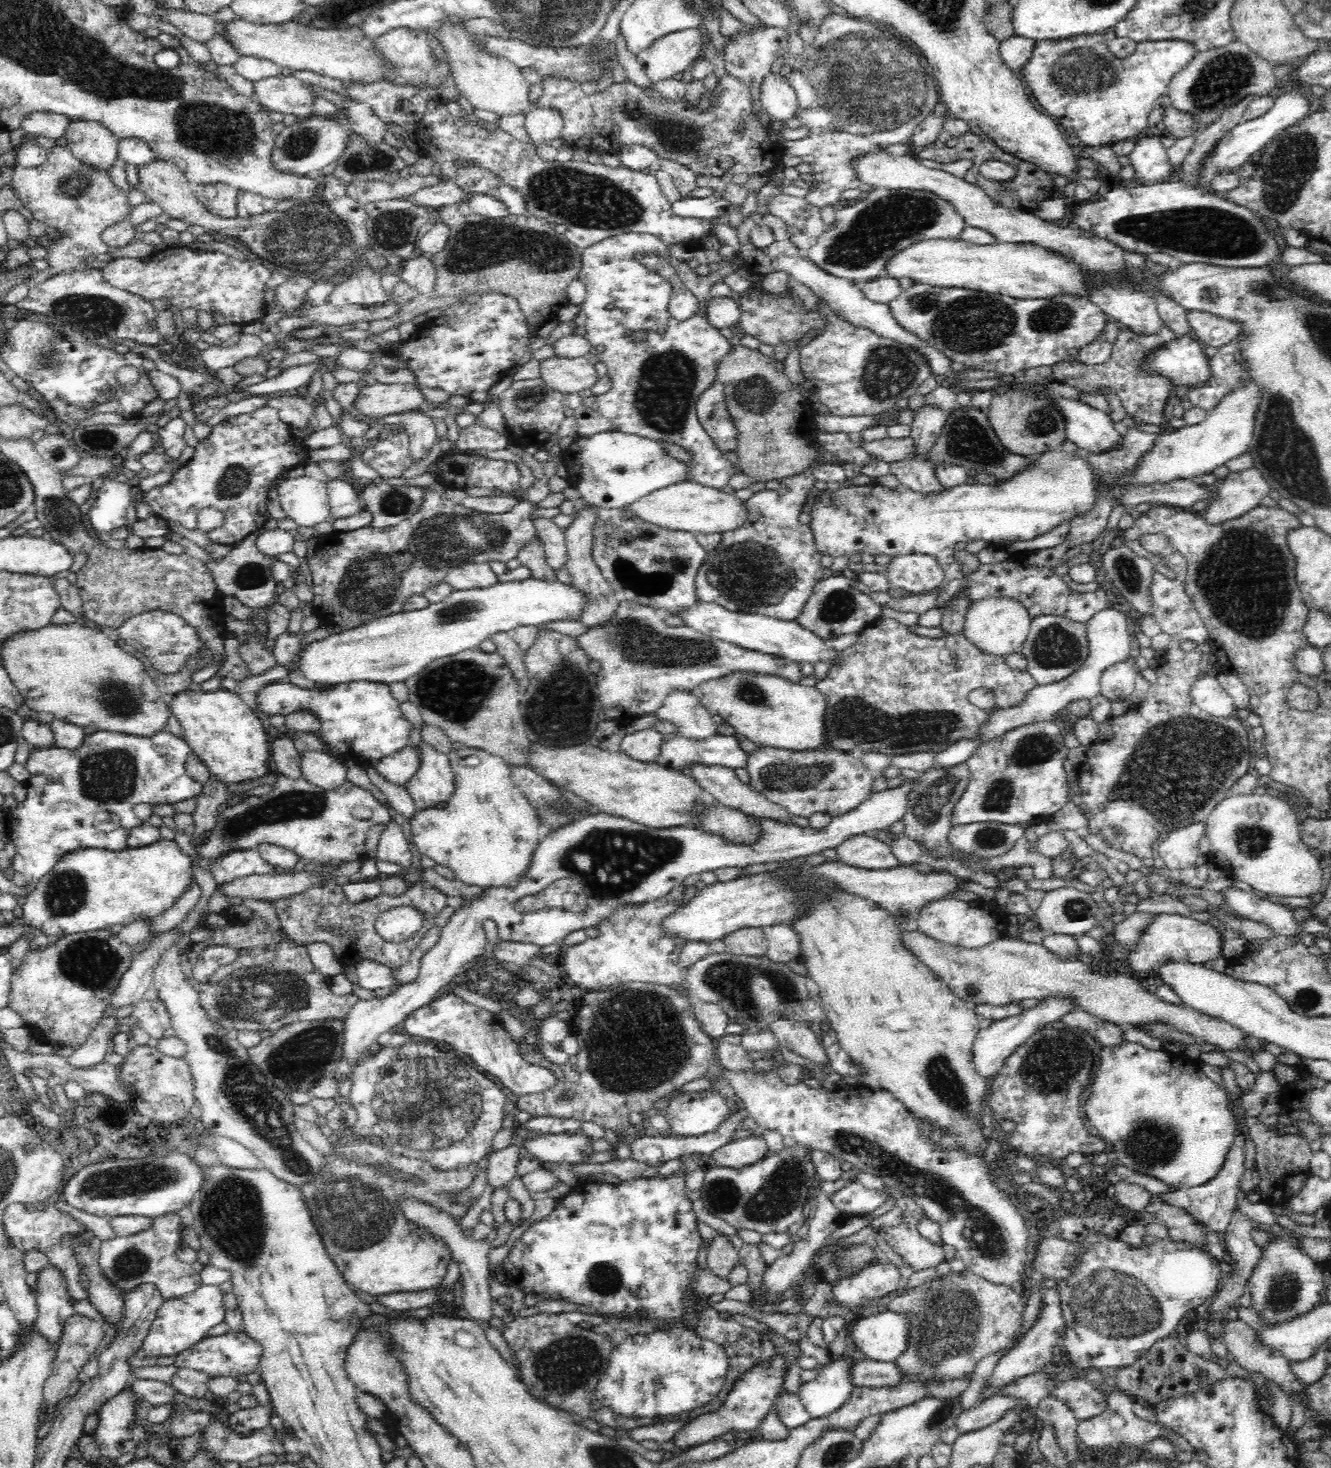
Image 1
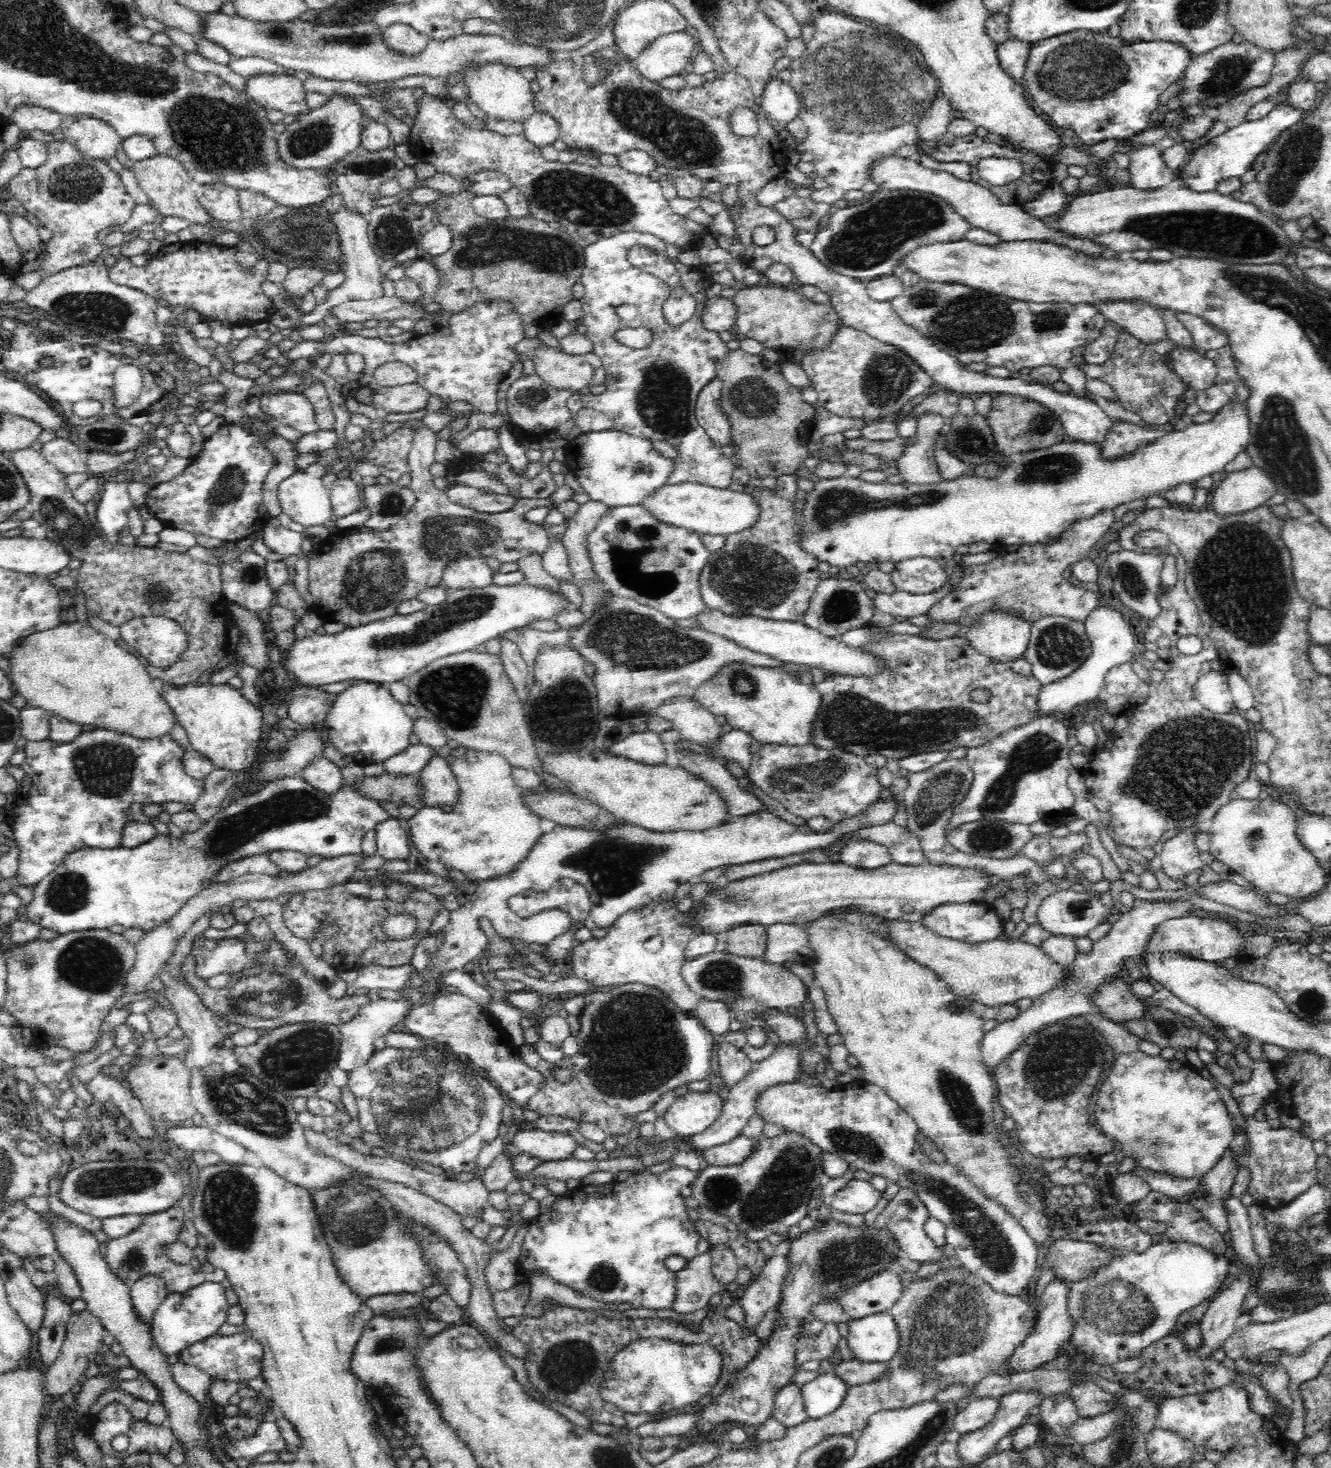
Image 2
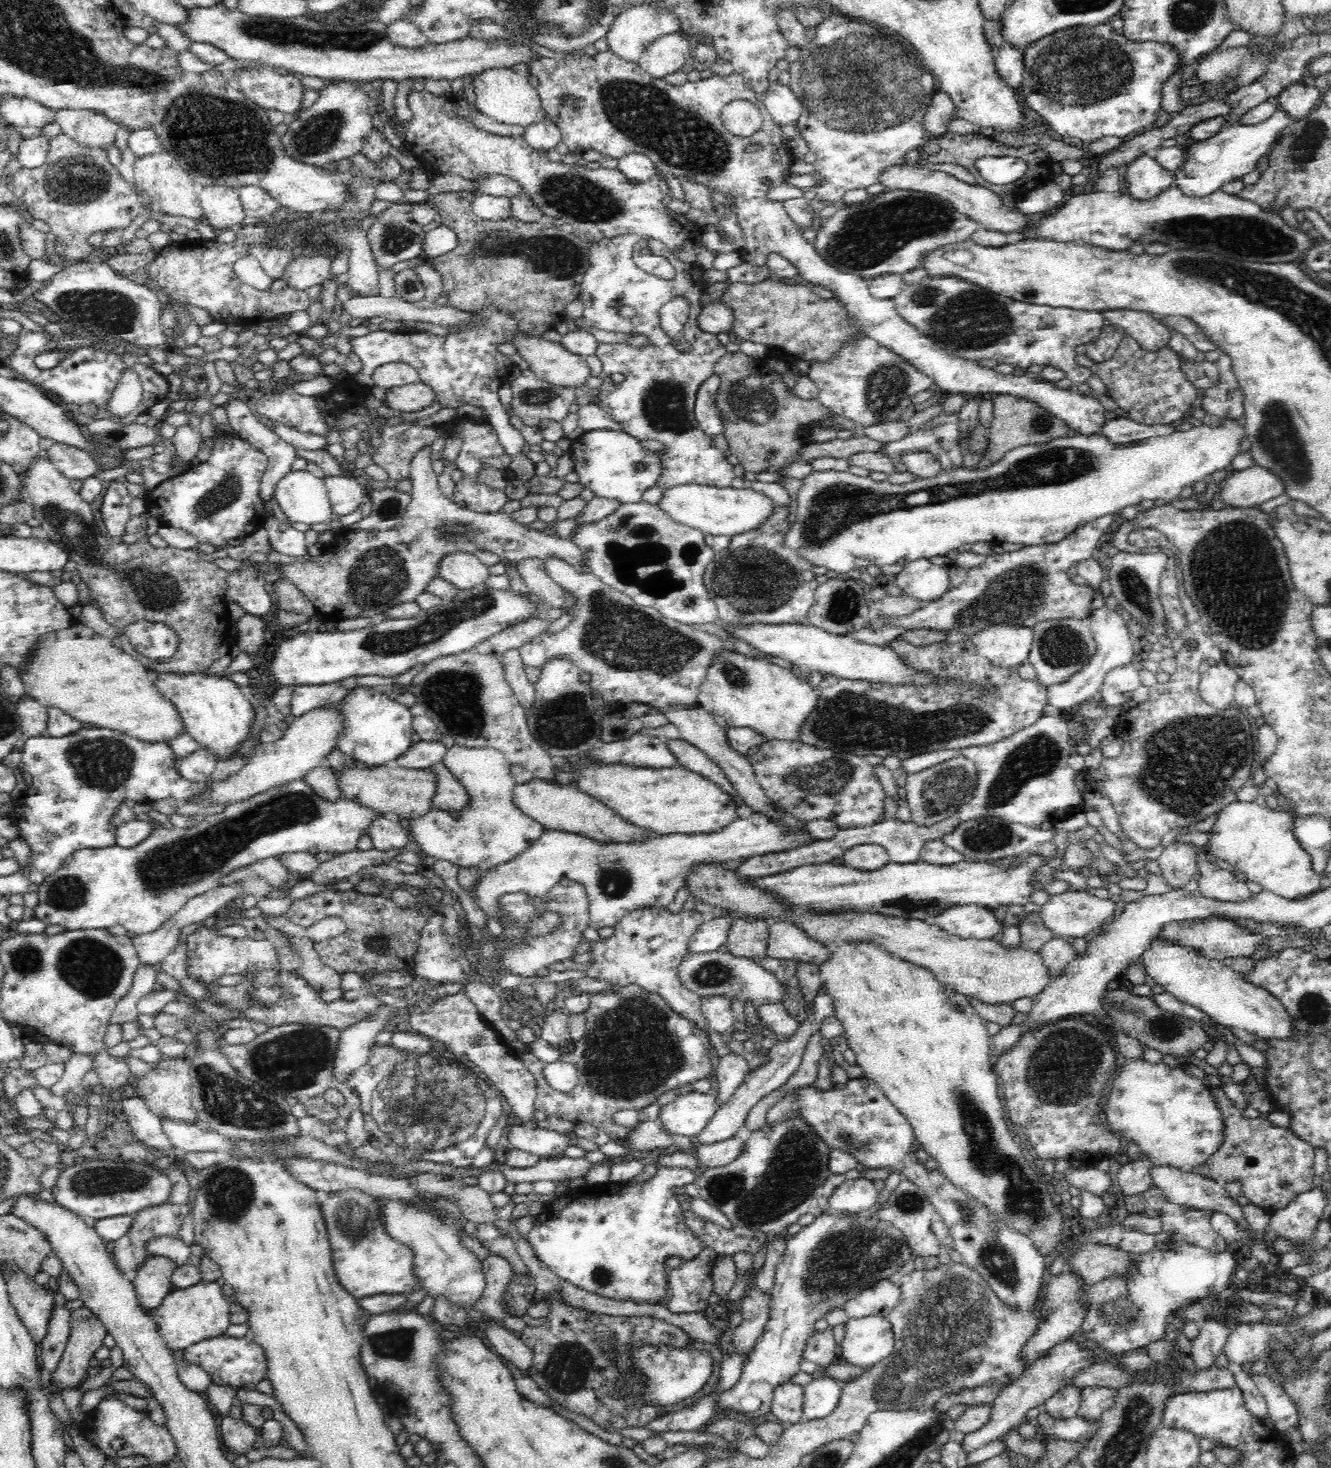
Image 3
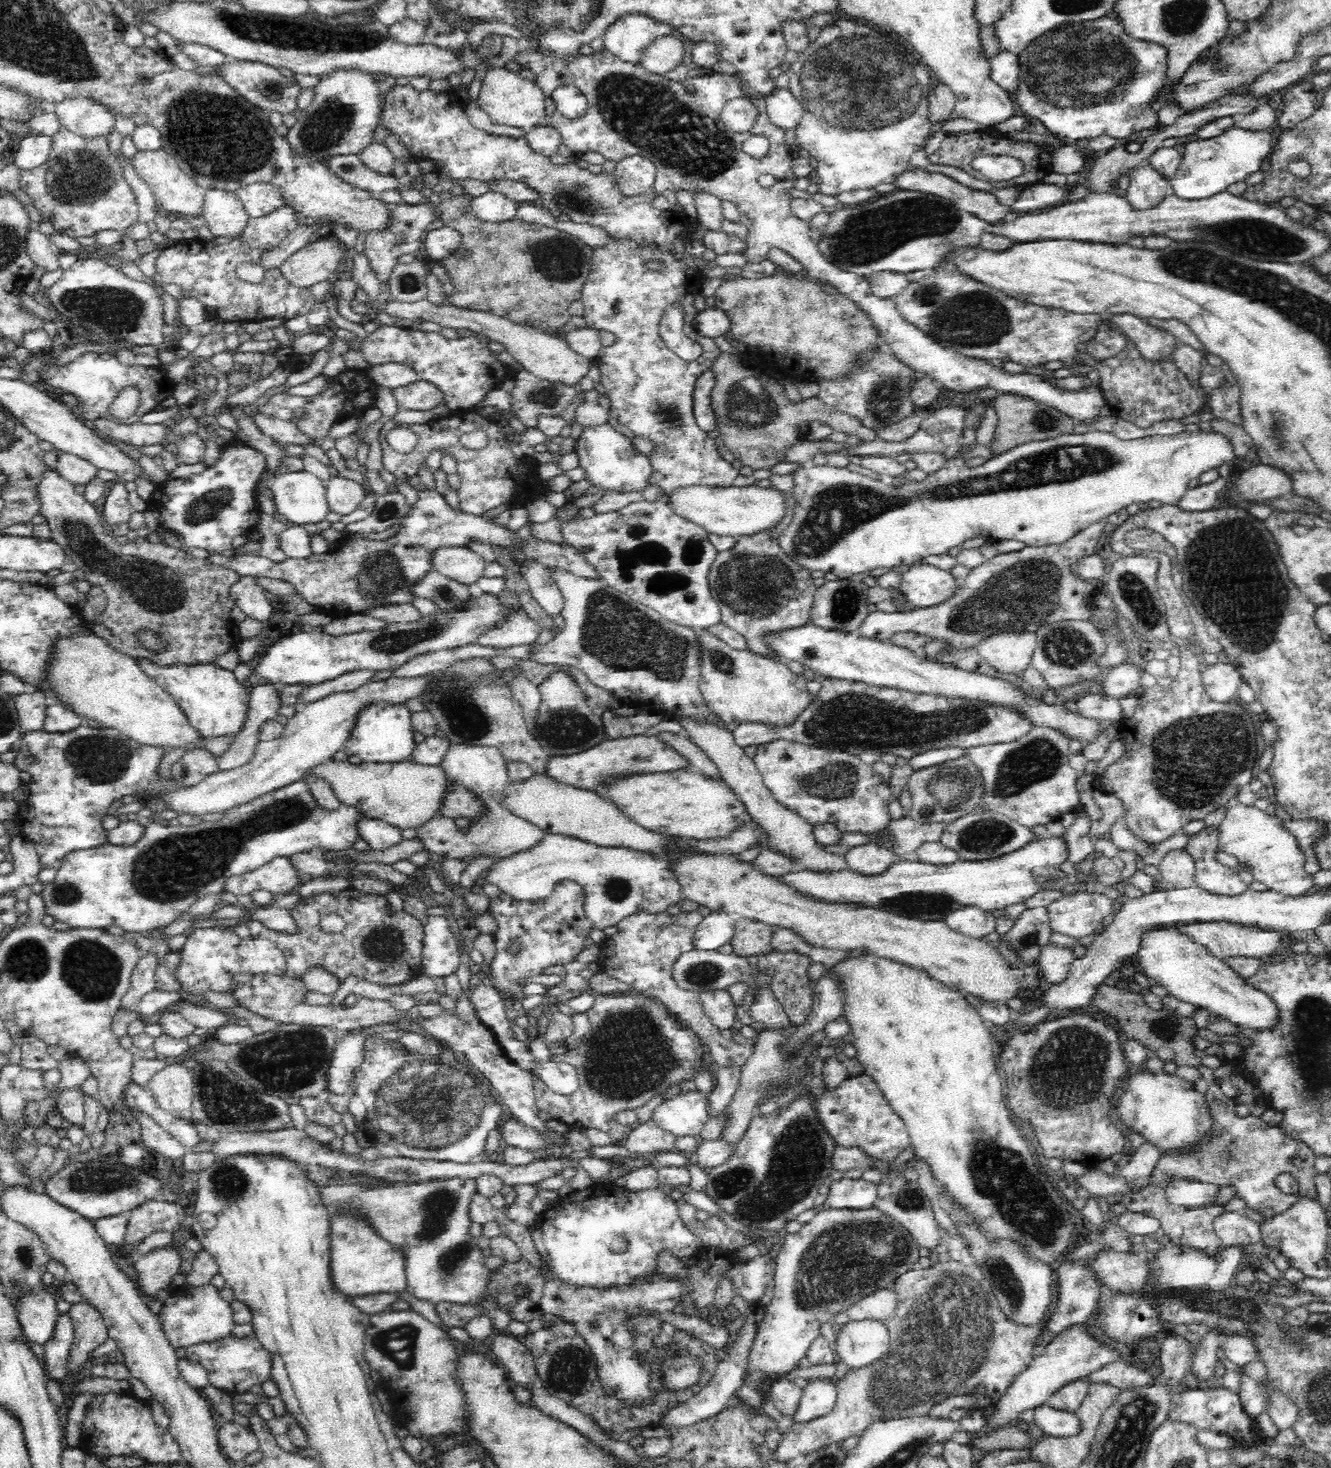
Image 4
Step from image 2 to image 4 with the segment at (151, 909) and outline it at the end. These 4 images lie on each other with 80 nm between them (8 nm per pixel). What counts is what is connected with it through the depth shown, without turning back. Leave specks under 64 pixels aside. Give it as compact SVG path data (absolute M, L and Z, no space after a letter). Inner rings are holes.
M297 781L229 808L220 820L214 822L202 821L193 826L146 822L144 836L135 846L120 847L109 843L66 856L55 872L55 879L42 886L45 914L58 922L66 922L70 929L106 930L116 925L136 934L156 928L160 931L197 898L222 891L228 877L251 871L277 857L287 858L300 852L313 854L317 850L330 852L352 849L360 836L358 826L366 817L351 804L340 803L335 809L322 807L308 786L303 781Z

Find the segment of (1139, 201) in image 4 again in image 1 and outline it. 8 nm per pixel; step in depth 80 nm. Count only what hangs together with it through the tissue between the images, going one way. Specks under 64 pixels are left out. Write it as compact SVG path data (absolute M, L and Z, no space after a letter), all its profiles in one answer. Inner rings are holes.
M1160 131L1146 132L1135 140L1134 149L1129 154L1136 179L1141 184L1164 183L1173 172L1167 148L1162 144Z

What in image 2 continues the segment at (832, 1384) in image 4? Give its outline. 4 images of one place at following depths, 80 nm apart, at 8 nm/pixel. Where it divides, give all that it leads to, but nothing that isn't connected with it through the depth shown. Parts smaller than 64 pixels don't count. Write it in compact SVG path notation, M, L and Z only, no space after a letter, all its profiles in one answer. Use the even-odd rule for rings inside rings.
M834 1368L800 1387L810 1419L822 1418L834 1412L844 1402L849 1388Z

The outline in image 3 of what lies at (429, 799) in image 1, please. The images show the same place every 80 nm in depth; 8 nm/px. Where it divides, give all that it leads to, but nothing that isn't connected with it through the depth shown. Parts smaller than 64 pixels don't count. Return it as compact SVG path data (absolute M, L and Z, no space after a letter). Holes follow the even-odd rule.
M443 760L436 761L436 764L432 764L429 768L430 773L436 777L436 793L431 798L431 806L434 811L457 811L467 805L468 795L465 794L464 787L450 773Z

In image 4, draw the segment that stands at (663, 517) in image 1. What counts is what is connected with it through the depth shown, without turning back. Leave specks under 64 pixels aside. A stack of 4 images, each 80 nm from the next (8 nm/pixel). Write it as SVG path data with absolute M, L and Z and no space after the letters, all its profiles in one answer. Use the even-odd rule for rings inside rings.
M757 485L726 488L689 486L672 491L667 503L676 517L697 524L710 534L739 537L776 526L786 514L784 493L775 487L763 488Z

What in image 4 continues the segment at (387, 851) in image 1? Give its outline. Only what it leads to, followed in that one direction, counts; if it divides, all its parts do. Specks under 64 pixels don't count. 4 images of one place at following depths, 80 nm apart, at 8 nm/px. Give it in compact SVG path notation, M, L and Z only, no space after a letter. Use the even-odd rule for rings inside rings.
M364 818L359 824L359 838L369 843L370 850L387 850L404 840L402 829L384 819Z

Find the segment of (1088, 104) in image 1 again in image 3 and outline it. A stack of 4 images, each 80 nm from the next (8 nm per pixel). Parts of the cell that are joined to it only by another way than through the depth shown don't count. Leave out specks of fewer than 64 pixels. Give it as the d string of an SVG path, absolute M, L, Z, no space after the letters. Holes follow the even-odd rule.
M1105 24L1104 27L1075 27L1068 28L1068 30L1062 30L1054 35L1045 37L1042 40L1036 40L1035 43L1029 45L1024 52L1024 74L1021 82L1021 88L1024 94L1026 94L1026 104L1030 108L1036 111L1043 120L1045 120L1057 134L1065 137L1070 142L1096 142L1104 136L1115 136L1118 138L1124 138L1129 134L1138 134L1145 128L1149 128L1158 119L1159 112L1161 110L1161 94L1162 88L1172 76L1176 70L1182 72L1184 70L1184 59L1182 59L1182 53L1170 43L1159 43L1154 41L1148 42L1134 42L1126 39L1120 34L1114 34L1114 30L1110 24Z

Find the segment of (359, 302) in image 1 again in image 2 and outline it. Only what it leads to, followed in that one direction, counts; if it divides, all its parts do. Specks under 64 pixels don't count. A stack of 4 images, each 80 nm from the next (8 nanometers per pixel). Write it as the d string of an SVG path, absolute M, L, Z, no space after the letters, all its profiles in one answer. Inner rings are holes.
M344 202L337 206L332 212L332 219L336 221L340 232L341 248L343 249L343 254L345 255L344 264L346 264L346 272L344 282L334 288L325 304L318 305L312 312L302 316L298 322L294 322L292 318L288 316L281 316L274 314L270 316L267 322L275 324L279 328L288 328L292 330L293 328L299 328L300 326L310 326L310 324L322 324L323 319L328 314L330 308L334 306L345 304L349 301L372 301L378 298L384 297L384 290L382 289L382 280L384 279L382 274L380 274L379 266L381 261L375 255L372 249L372 244L369 242L369 235L367 228L369 226L367 216L364 213L358 213L352 211L352 207L344 205Z

